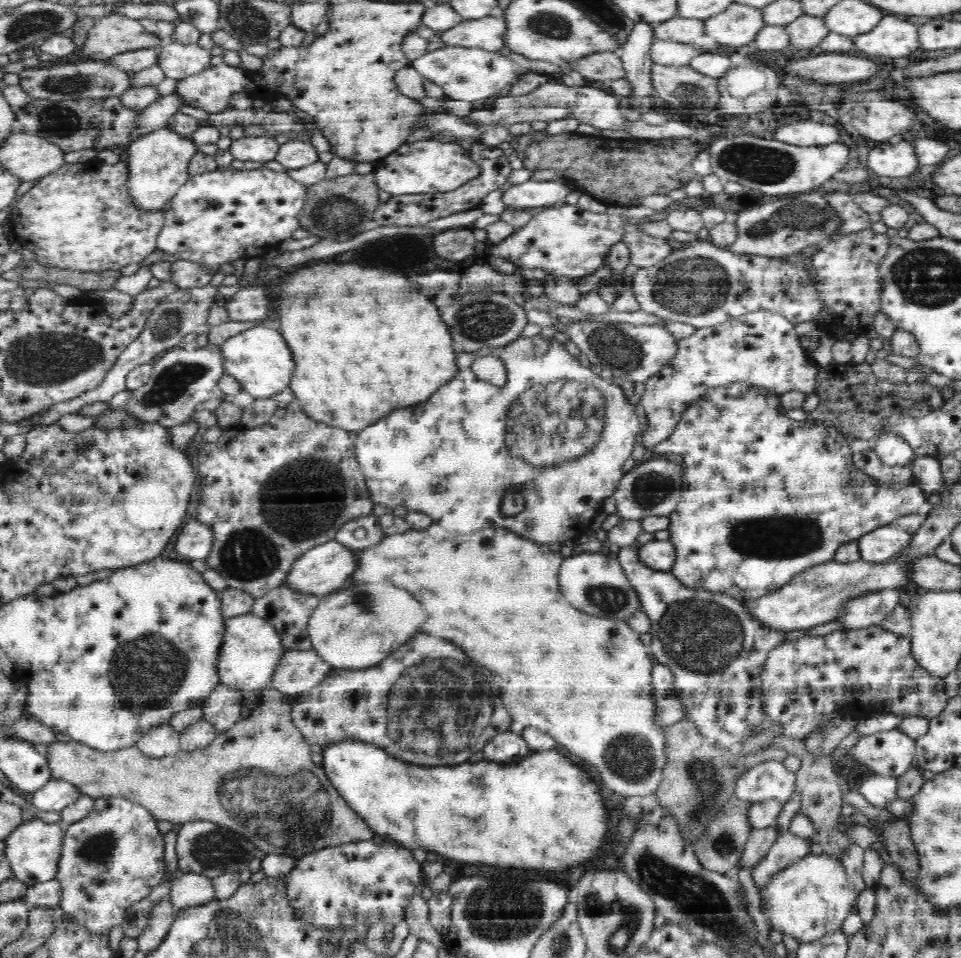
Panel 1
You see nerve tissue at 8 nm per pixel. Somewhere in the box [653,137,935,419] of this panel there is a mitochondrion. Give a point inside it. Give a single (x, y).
(762, 166)

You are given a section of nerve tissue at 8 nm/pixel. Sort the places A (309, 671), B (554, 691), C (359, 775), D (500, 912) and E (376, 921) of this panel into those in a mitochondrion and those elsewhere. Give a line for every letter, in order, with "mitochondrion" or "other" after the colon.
A: other
B: other
C: other
D: mitochondrion
E: other

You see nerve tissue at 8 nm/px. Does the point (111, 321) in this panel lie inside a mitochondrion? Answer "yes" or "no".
no

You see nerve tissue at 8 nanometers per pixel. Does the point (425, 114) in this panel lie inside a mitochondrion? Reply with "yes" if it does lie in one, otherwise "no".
no

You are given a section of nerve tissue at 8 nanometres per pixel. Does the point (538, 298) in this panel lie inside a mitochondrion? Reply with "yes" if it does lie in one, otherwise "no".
no

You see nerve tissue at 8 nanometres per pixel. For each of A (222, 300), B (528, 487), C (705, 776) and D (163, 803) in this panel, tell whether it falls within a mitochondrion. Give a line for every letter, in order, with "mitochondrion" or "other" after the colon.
A: other
B: mitochondrion
C: mitochondrion
D: other

